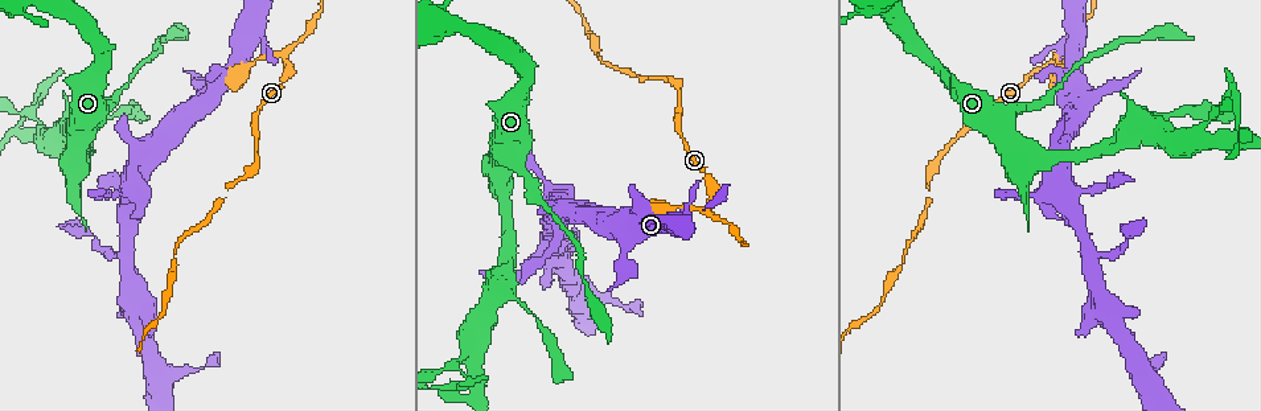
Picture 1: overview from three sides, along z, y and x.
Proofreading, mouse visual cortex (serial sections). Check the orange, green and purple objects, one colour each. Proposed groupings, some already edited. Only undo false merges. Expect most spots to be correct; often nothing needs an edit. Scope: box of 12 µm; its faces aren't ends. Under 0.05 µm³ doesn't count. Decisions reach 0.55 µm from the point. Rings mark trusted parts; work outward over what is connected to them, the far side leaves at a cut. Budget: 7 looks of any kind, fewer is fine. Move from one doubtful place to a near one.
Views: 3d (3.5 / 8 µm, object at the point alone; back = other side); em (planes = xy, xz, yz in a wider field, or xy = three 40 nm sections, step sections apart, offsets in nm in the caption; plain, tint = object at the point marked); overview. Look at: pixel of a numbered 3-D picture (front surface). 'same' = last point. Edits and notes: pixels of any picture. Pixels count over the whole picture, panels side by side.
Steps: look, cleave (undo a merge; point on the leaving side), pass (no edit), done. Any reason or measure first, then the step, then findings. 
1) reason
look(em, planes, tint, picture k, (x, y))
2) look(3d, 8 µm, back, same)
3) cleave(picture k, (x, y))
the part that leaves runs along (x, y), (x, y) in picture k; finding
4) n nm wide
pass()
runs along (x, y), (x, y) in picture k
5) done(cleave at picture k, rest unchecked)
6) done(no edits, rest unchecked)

three-way junction
look(em, xy, step 1, tint, picture 1, (287, 56))

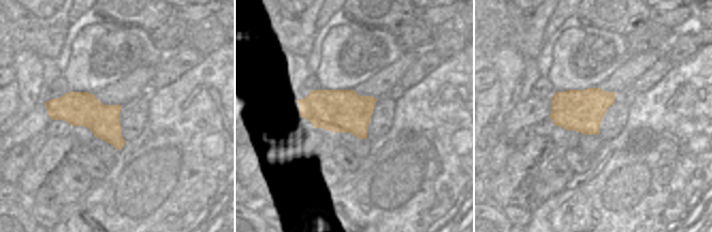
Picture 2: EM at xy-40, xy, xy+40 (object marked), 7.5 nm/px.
see where the arms go
look(3d, 3.5 µm, same)

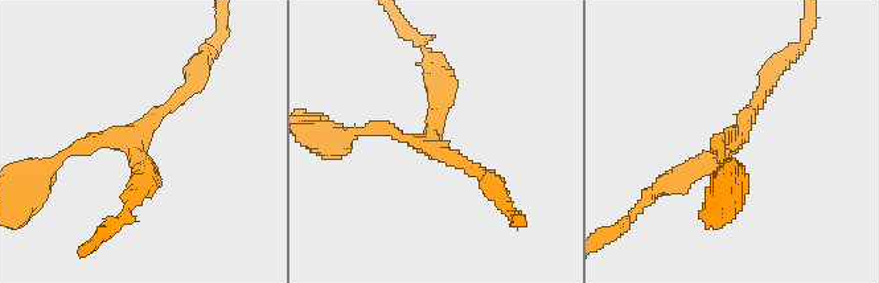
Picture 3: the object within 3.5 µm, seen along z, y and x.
3 arms
pass()
runs along (434, 66), (430, 138), (353, 131) in picture 3; all the same cell

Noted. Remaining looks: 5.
thick turns thin
look(3d, 8 µm, picture 1, (1129, 134))

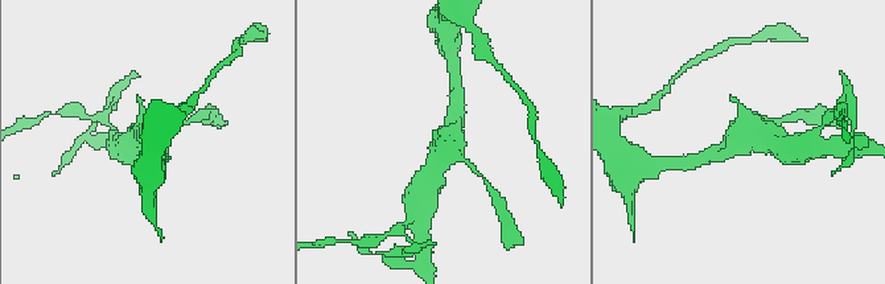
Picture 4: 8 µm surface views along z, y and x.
zoom in
look(3d, 3.5 µm, picture 4, (738, 140))

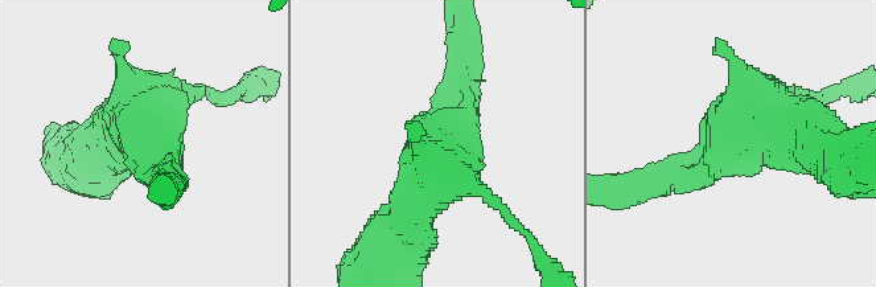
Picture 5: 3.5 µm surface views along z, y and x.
need the tissue
look(em, xy, step 5, tint, picture 5, (454, 141))

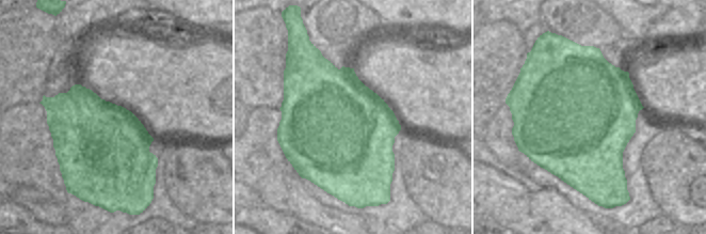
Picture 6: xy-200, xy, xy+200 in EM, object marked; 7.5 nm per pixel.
pass()
runs along (461, 98), (461, 128), (404, 229) in picture 5; one cell here

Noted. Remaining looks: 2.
look(3d, 8 µm, picture 1, (544, 179))

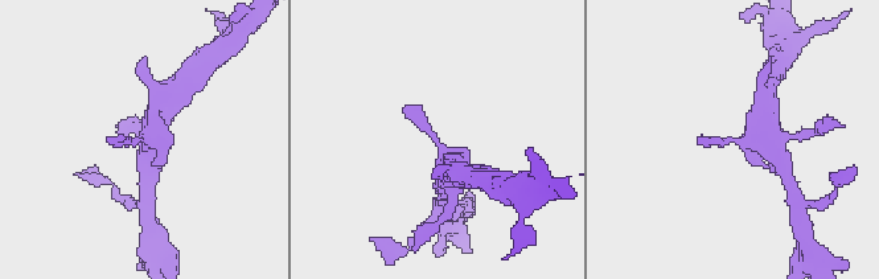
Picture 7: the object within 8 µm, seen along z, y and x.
look(3d, 3.5 µm, picture 7, (735, 140))

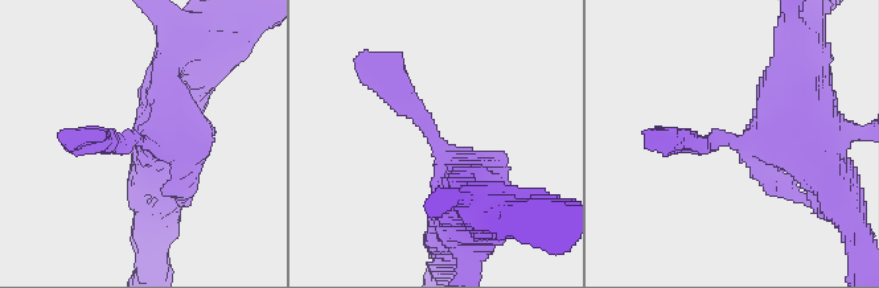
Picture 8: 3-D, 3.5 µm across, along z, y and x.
pass()
runs along (455, 196), (455, 161), (377, 70) in picture 8; one cell here

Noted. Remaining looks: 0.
done(no edits, rest unchecked)

